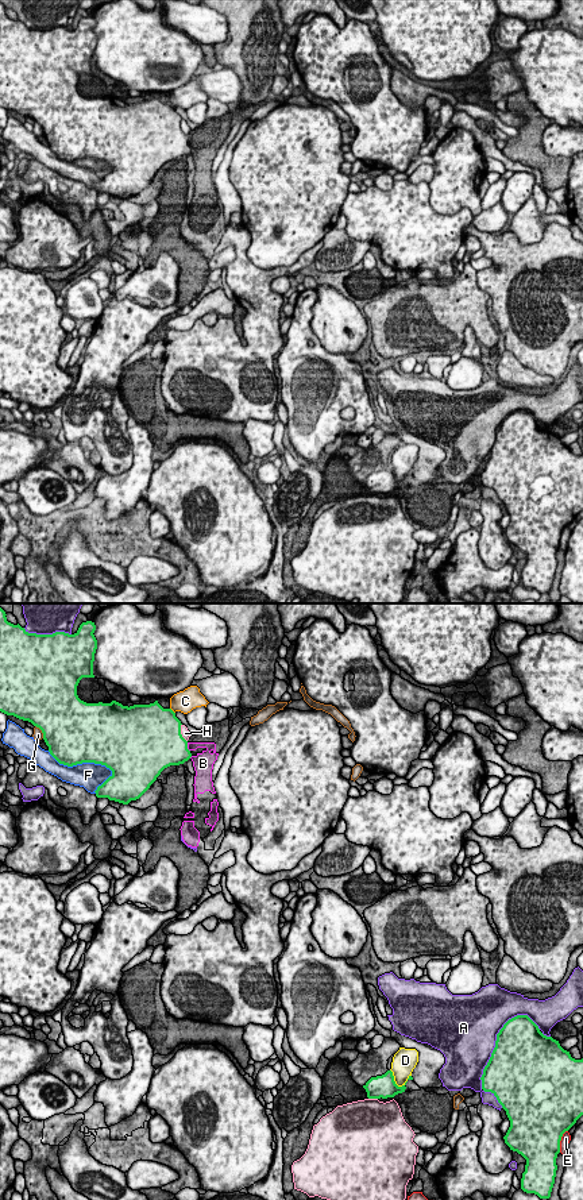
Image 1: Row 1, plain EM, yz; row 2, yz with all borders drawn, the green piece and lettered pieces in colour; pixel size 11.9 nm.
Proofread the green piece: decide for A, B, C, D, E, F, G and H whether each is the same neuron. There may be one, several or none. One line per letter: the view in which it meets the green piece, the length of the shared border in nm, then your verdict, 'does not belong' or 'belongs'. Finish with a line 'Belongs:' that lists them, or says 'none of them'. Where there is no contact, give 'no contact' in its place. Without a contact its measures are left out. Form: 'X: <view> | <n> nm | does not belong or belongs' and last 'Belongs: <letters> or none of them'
A: yz | 1150 nm | does not belong
B: yz | 120 nm | does not belong
C: yz | 100 nm | does not belong
D: yz | 260 nm | does not belong
E: yz | 280 nm | does not belong
F: yz | 850 nm | does not belong
G: yz | 190 nm | does not belong
H: yz | 110 nm | does not belong
Belongs: none of them

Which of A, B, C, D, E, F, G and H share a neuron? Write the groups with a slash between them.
A / B / C / D / E / F / G / H

